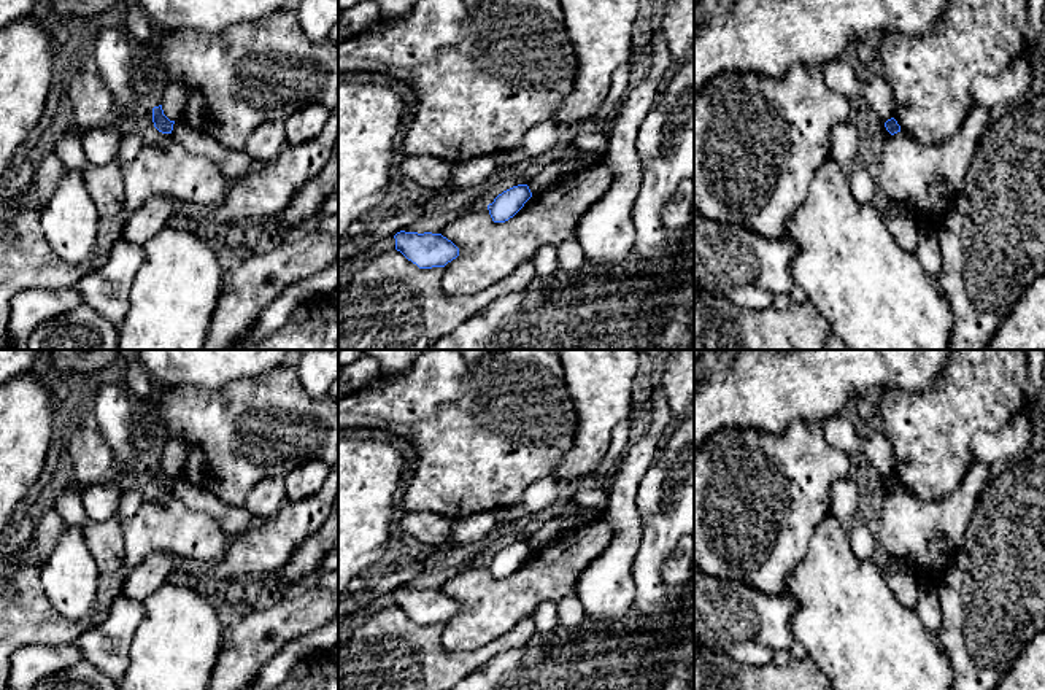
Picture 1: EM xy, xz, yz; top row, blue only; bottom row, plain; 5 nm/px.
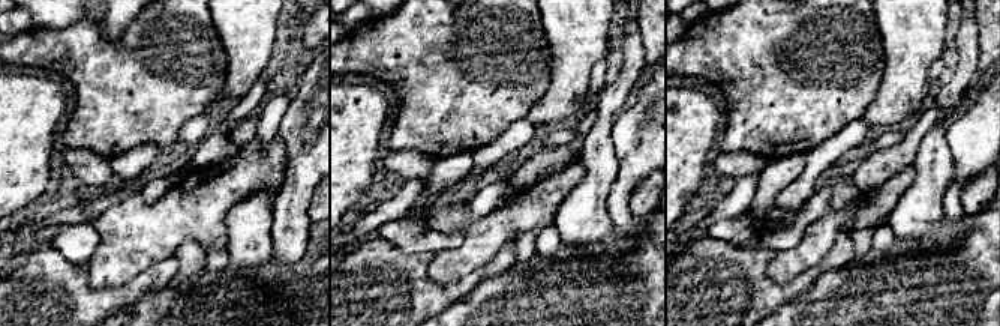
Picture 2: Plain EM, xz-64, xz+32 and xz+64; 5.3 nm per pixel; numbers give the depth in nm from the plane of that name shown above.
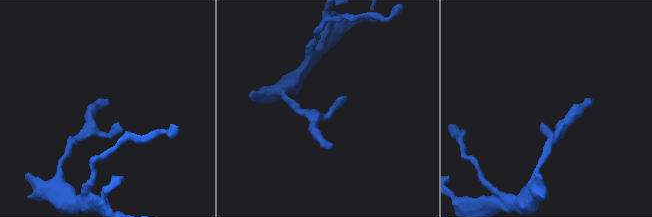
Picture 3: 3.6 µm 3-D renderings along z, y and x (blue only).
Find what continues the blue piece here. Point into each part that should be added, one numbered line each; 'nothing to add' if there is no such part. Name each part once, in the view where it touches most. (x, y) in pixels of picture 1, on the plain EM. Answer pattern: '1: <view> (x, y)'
nothing to add

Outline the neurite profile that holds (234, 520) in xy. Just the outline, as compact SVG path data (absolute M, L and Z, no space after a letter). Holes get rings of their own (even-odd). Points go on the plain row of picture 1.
M183 475L175 477L170 491L173 496L181 499L187 509L210 514L230 539L254 525L254 520L245 506L230 506L210 491L192 485Z

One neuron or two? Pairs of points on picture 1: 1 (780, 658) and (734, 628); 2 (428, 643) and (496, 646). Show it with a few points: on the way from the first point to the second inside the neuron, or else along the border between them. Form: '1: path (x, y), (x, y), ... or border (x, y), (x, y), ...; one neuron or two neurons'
1: border (788, 649), (780, 649), (771, 662); two neurons
2: path (445, 660), (472, 662), (478, 658); one neuron

